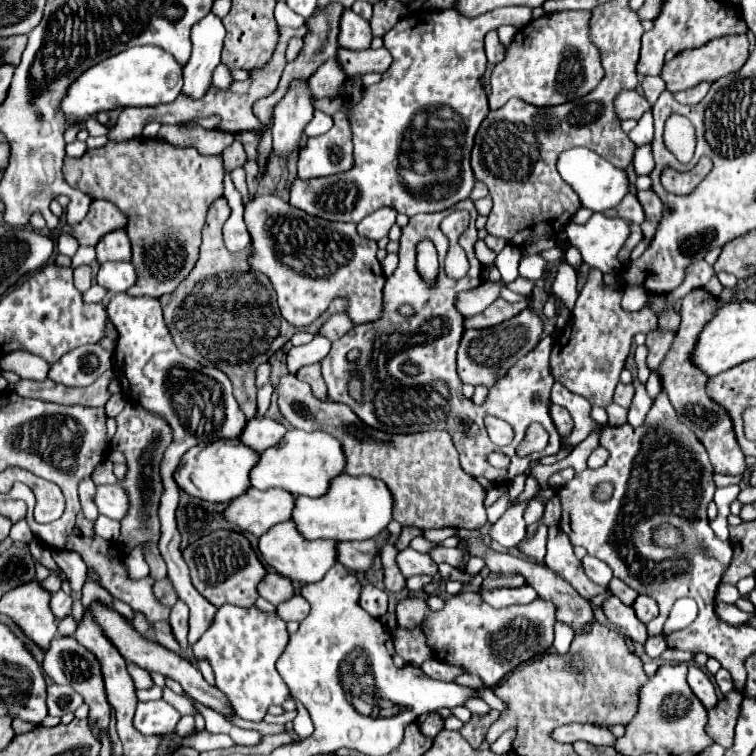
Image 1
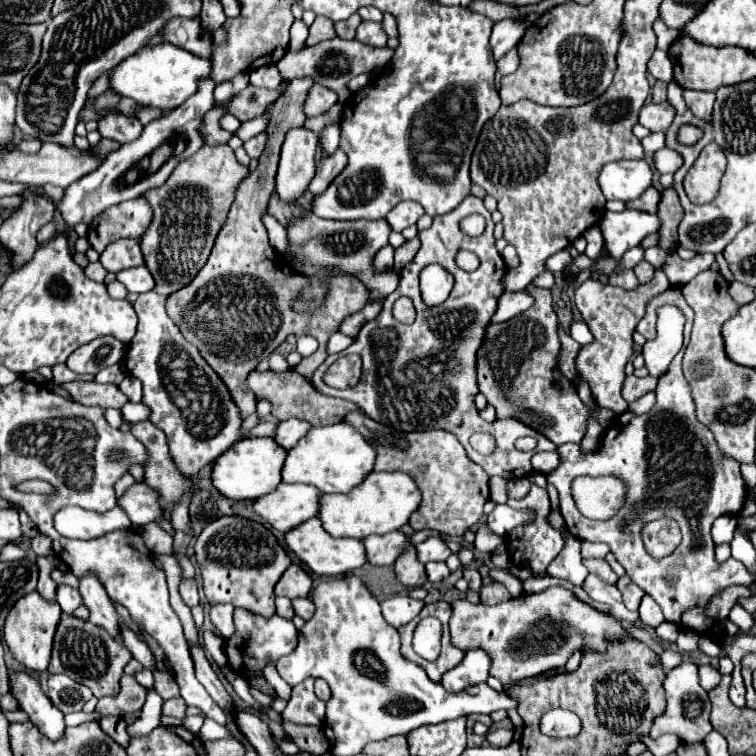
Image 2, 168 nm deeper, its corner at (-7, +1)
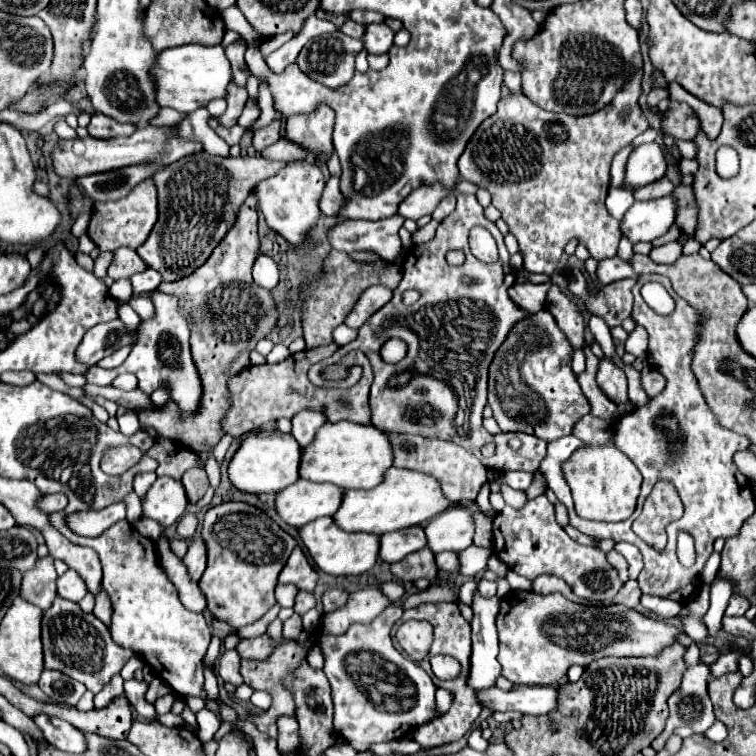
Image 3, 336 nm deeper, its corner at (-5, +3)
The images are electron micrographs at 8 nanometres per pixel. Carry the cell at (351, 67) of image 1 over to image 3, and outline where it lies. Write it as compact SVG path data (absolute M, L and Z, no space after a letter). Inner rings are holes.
M341 31L323 33L305 43L297 57L297 65L311 79L327 85L345 85L355 71L355 55L363 49L363 41L343 35Z

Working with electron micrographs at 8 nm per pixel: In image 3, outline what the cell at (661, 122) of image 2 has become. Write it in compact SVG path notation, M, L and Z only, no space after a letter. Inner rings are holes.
M671 101L671 107L661 121L661 131L665 135L673 135L675 139L691 141L699 129L701 125L699 117L695 117L695 111L687 103Z

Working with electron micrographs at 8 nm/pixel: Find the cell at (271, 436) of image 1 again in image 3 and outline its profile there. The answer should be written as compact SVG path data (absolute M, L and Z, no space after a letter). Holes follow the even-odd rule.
M301 411L291 419L291 423L293 423L293 437L301 447L307 447L315 439L319 427L327 423L327 417L315 411Z

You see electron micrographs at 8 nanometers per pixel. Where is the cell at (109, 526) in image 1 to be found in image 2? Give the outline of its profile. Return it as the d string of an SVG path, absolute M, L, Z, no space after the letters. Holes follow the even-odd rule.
M65 507L55 515L55 529L67 538L89 540L129 527L129 517L119 507L103 515L80 507Z

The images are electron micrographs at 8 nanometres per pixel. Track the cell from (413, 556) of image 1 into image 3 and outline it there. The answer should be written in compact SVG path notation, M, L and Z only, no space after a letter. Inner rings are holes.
M453 505L437 515L427 527L427 545L433 553L463 551L473 543L475 521L467 505Z

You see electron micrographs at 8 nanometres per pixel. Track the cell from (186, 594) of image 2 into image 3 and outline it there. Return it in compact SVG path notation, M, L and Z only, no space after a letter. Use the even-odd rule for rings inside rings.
M201 535L193 537L183 563L189 567L191 577L195 581L199 581L201 575L203 575L203 571L205 571L205 565L207 565L207 547L205 547L205 541L203 541Z

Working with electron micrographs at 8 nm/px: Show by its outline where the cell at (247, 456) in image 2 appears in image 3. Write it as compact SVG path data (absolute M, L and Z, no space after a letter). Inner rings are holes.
M279 429L249 433L229 465L229 477L237 489L247 493L279 493L299 479L299 457L301 445Z

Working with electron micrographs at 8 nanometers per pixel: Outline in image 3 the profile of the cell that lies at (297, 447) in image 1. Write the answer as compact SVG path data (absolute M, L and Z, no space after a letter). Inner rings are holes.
M353 421L325 423L315 441L303 449L301 477L317 483L333 483L343 489L373 489L377 487L385 471L393 465L393 449L389 437L375 425L359 425ZM347 483L371 483L361 487L347 487Z

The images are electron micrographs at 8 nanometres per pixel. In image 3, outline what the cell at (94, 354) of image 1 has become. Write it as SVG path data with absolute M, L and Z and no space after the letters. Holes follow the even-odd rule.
M121 319L99 323L89 329L77 349L77 359L87 365L97 365L103 357L137 341L137 331L129 331Z

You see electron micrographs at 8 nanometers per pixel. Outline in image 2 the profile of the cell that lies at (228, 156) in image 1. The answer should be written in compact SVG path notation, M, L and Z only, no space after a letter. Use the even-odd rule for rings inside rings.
M259 133L257 137L245 141L245 143L243 143L243 149L247 151L247 155L249 155L251 159L259 159L259 155L261 155L261 151L263 151L263 147L265 147L265 141L267 141L267 135L265 135L265 133Z

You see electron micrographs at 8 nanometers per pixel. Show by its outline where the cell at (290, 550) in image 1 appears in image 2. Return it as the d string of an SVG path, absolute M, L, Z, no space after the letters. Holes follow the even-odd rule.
M317 517L297 525L293 531L287 531L285 543L287 543L287 549L291 553L295 553L295 557L299 561L303 561L317 575L327 575L327 577L345 575L345 573L351 573L365 563L365 547L359 539L335 539L335 537L331 537L321 527L321 521Z

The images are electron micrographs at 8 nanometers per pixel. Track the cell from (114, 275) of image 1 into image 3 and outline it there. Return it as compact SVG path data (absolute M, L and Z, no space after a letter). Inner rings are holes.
M147 269L143 273L137 273L131 277L133 283L133 293L135 295L143 295L143 293L153 293L159 289L161 285L161 275L155 269Z

